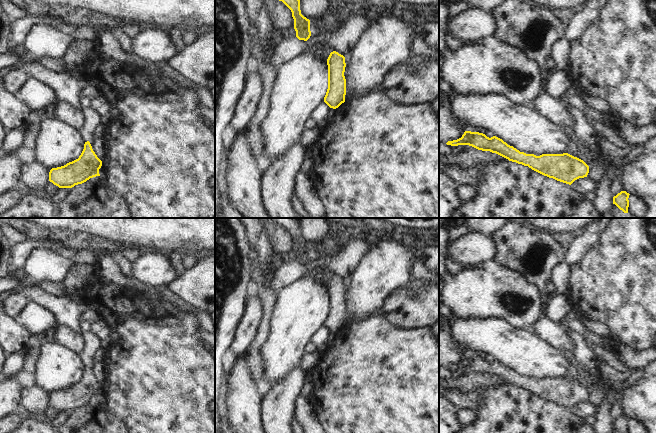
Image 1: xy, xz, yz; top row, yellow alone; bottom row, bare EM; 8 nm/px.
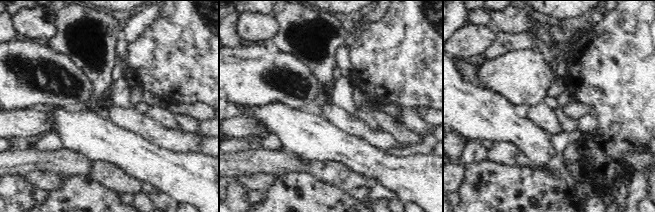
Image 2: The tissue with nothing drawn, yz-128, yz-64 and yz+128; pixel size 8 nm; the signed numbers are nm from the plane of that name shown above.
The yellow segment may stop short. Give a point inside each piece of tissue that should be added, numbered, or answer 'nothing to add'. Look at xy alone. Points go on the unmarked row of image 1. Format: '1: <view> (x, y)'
1: xy (91, 346)

